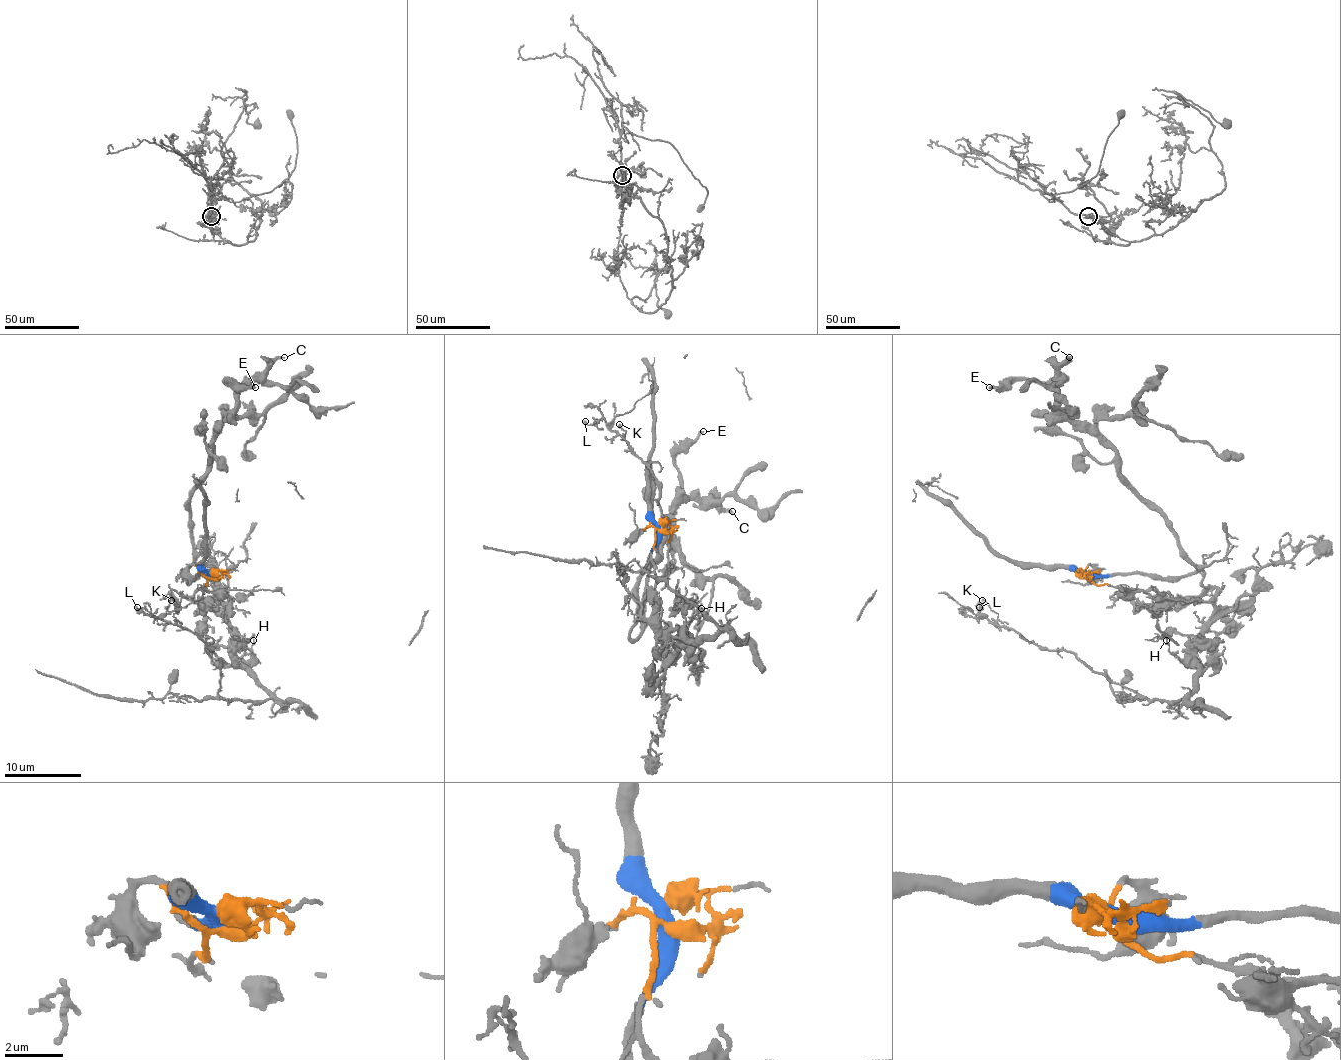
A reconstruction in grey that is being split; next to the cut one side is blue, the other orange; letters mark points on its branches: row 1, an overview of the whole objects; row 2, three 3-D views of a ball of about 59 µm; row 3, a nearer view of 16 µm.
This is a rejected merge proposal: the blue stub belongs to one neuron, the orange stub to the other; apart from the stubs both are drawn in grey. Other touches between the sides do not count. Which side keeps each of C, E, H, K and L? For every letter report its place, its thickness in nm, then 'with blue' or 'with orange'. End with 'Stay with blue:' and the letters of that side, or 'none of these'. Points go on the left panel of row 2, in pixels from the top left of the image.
C: (284, 357) | 280 nm | with blue
E: (255, 387) | 280 nm | with blue
H: (253, 640) | 170 nm | with orange
K: (171, 600) | 120 nm | with orange
L: (137, 607) | 150 nm | with orange
Stay with blue: C, E

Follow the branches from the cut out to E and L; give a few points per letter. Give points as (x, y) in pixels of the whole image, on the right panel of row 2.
E: (1087, 576), (1197, 570), (1116, 454), (1080, 429), (1047, 385), (989, 387)
L: (1087, 576), (1149, 607), (1217, 589), (1188, 694), (1141, 696), (1068, 651), (1041, 649), (977, 616), (979, 607)

